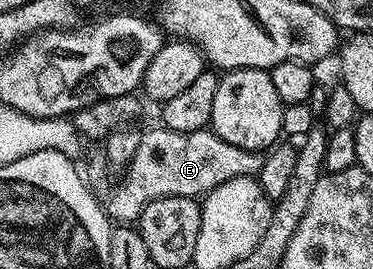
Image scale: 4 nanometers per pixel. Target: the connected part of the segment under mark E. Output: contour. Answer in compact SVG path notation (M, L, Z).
M157 125L154 131L141 135L135 157L124 168L125 176L103 195L105 214L118 224L132 224L140 220L146 205L159 197L204 197L225 181L260 174L263 160L260 152L230 145L211 129L179 133Z

